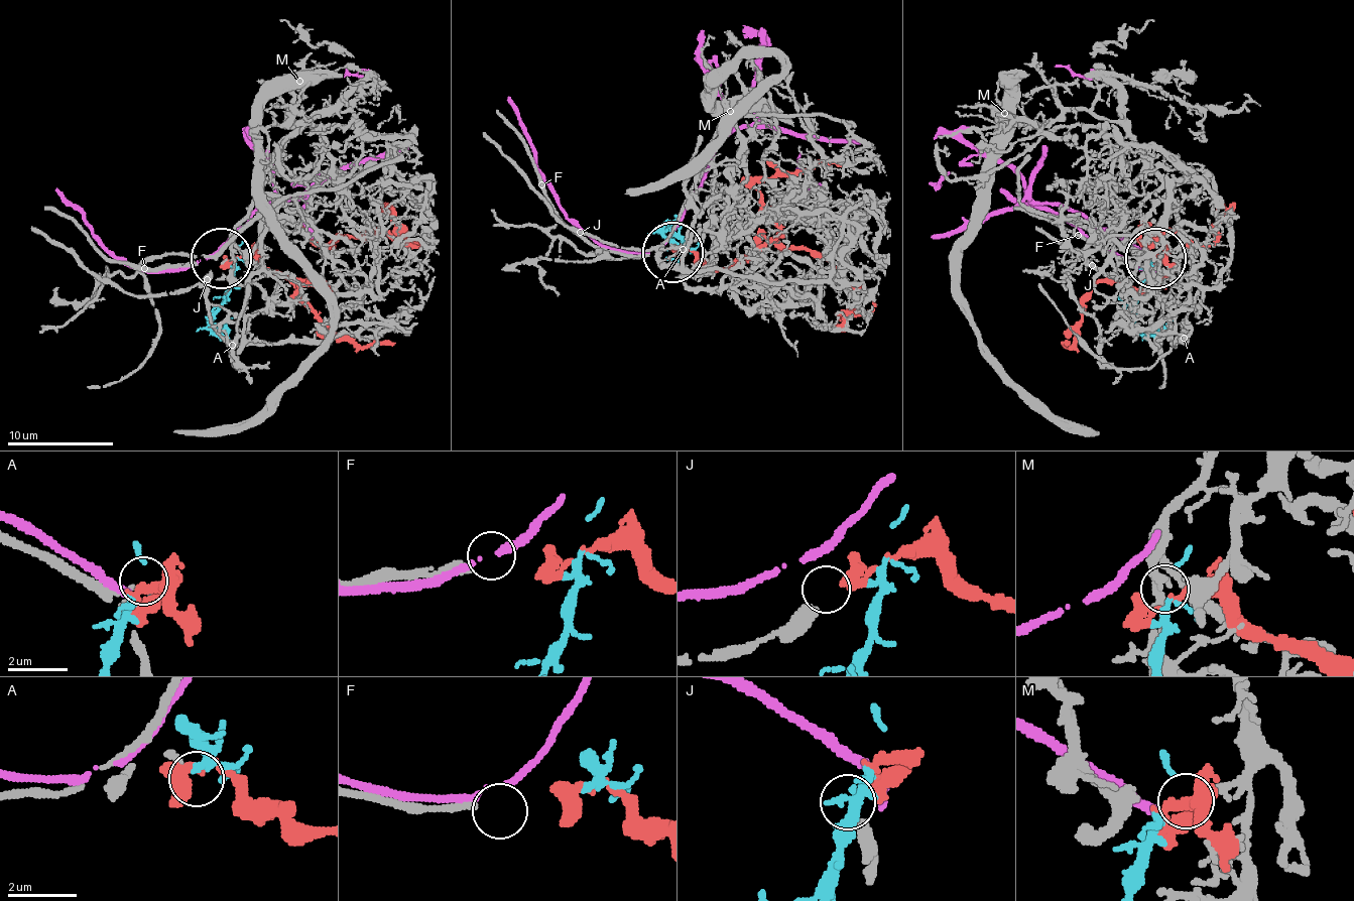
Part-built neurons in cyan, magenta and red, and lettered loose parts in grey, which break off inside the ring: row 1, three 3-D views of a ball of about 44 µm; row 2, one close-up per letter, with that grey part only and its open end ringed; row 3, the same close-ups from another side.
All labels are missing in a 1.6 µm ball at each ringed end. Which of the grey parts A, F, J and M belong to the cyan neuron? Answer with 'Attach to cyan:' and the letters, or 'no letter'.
Attach to cyan: M

